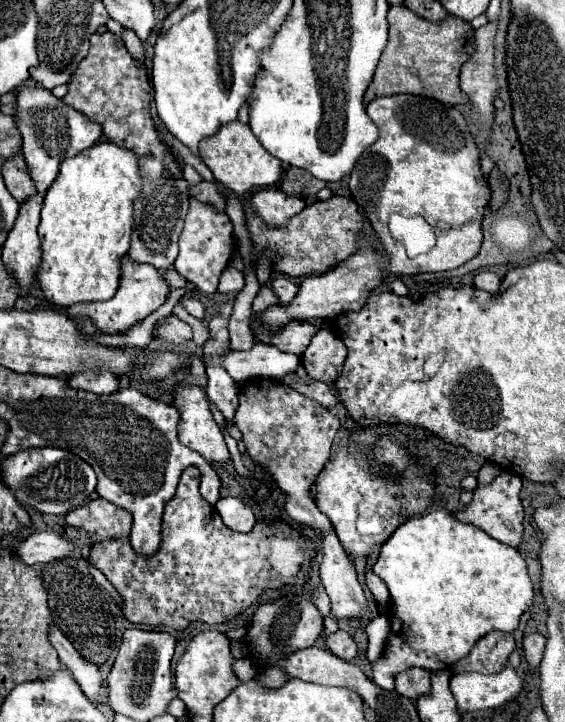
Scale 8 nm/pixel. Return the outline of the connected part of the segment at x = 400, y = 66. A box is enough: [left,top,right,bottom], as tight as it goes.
[364,6,474,104]

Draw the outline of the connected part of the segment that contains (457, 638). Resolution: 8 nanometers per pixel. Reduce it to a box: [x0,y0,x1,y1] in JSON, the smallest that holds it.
[372,508,534,692]

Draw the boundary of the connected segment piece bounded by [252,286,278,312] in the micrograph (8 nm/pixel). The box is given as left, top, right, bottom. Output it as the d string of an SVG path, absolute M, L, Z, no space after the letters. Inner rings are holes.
M262 286L262 288L260 288L260 292L256 294L254 304L252 304L252 312L260 312L262 308L266 308L266 306L270 306L270 304L276 304L276 302L278 302L278 298L274 296L272 288Z

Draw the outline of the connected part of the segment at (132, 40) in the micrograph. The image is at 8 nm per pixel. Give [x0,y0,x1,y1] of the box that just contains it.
[124,30,144,64]

